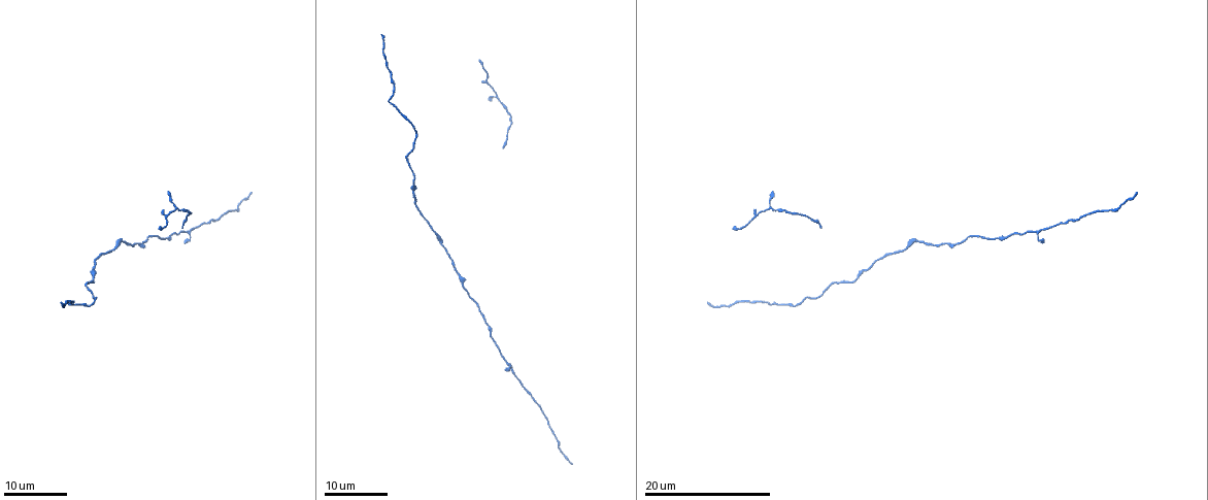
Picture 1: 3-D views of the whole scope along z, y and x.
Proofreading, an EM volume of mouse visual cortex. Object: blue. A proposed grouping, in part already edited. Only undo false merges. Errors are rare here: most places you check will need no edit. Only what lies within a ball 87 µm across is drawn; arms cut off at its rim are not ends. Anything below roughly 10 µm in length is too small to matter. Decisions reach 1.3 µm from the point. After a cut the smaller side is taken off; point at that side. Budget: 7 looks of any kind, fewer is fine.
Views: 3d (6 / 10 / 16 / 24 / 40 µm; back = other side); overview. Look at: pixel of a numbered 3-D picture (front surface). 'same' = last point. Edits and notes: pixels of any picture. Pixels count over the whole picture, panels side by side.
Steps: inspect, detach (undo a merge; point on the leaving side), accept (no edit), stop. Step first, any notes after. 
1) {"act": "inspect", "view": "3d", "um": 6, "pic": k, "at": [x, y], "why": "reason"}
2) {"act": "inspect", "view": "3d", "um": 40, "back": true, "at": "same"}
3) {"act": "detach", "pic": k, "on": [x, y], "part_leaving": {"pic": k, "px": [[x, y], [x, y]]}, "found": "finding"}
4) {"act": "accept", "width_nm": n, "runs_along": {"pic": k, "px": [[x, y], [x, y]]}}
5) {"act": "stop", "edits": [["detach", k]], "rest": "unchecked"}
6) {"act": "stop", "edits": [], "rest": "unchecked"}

{"act": "inspect", "view": "3d", "um": 16, "pic": 1, "at": [120, 241]}

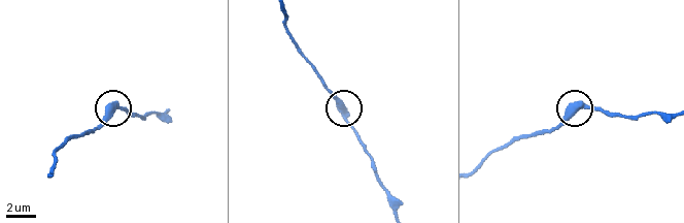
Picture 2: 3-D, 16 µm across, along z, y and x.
{"act": "inspect", "view": "3d", "um": 10, "pic": 2, "at": [342, 107], "why": "closer look"}

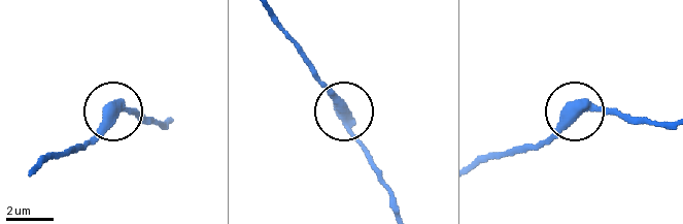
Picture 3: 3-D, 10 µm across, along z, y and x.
{"act": "accept", "found": "one cell here"}

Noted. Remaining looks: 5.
{"act": "inspect", "view": "3d", "um": 24, "pic": 1, "at": [96, 272]}

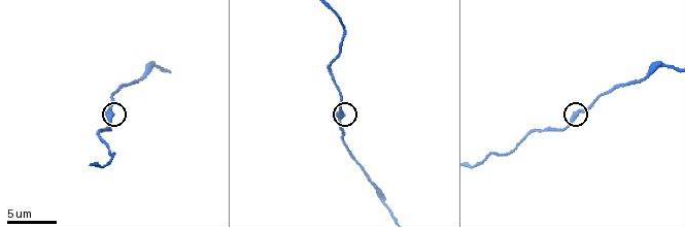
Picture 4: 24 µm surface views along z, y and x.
{"act": "inspect", "view": "3d", "um": 10, "pic": 4, "at": [341, 114], "why": "zoom in"}

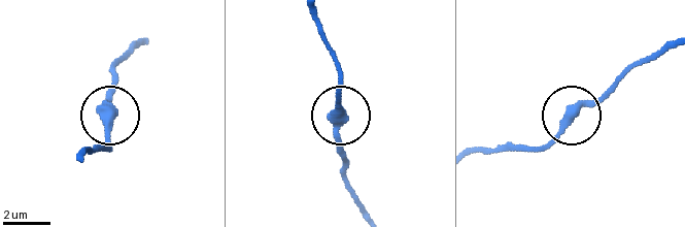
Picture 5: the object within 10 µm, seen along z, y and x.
{"act": "accept", "width_nm": 380, "found": "one cell here"}

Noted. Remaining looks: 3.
{"act": "inspect", "view": "3d", "um": 16, "pic": 1, "at": [185, 219], "why": "narrows sharply"}

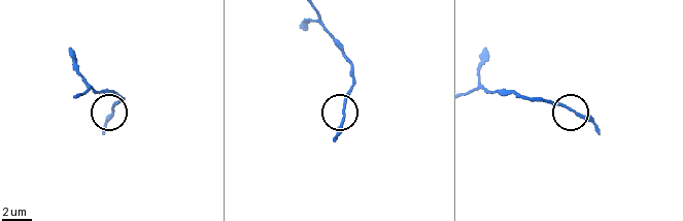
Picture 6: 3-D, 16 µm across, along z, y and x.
{"act": "inspect", "view": "3d", "um": 10, "pic": 6, "at": [568, 109]}

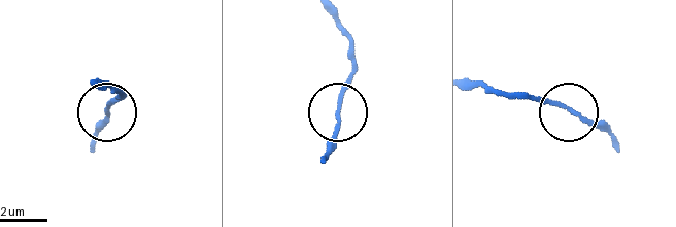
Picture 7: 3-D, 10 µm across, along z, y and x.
{"act": "accept", "found": "continuous, no second cell"}

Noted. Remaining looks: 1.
{"act": "stop", "edits": [], "rest": "unchecked"}

